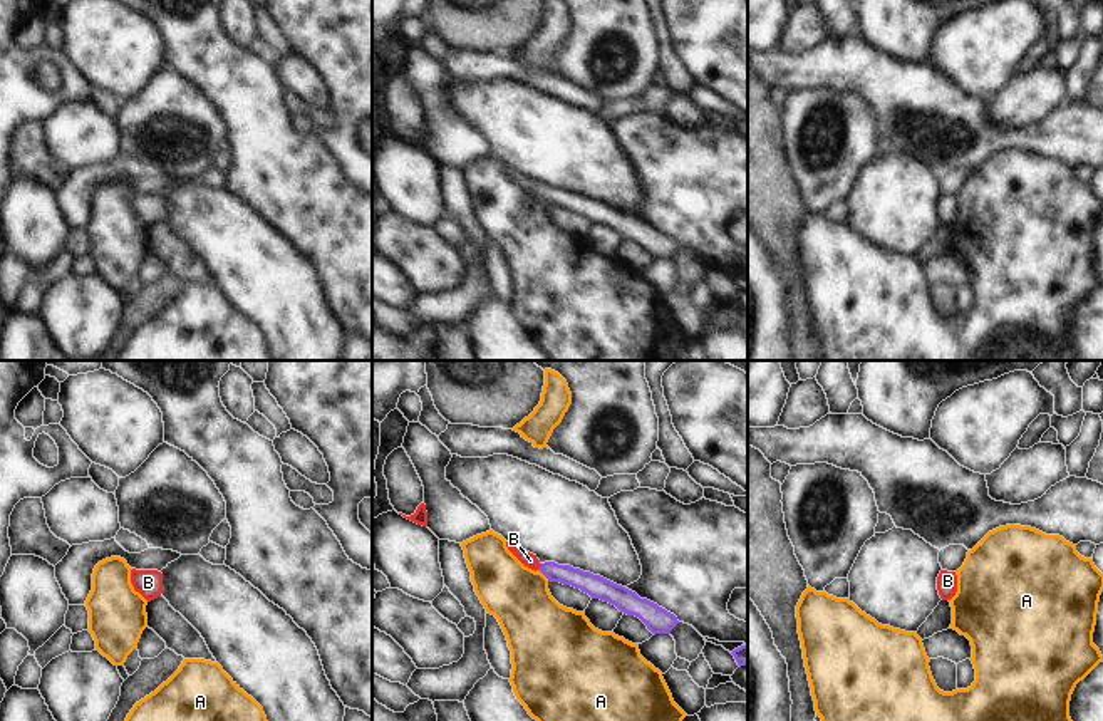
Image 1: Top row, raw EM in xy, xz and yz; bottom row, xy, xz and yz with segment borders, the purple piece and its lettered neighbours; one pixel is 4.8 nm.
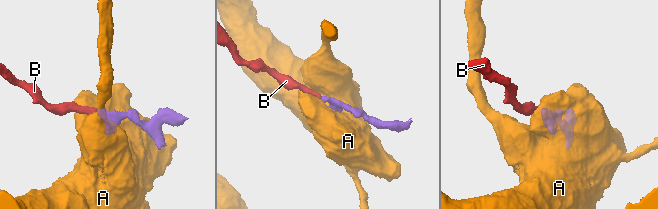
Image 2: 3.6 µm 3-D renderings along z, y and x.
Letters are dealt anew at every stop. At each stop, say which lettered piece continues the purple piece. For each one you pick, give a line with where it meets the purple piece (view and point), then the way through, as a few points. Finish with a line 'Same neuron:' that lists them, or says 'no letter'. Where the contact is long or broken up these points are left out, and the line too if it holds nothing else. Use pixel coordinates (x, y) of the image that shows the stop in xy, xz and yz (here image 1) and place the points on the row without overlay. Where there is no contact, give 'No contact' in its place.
B: Touches purple at xz (540, 191). Path across: xz (587, 207), (540, 191), (530, 185)
Same neuron: B.

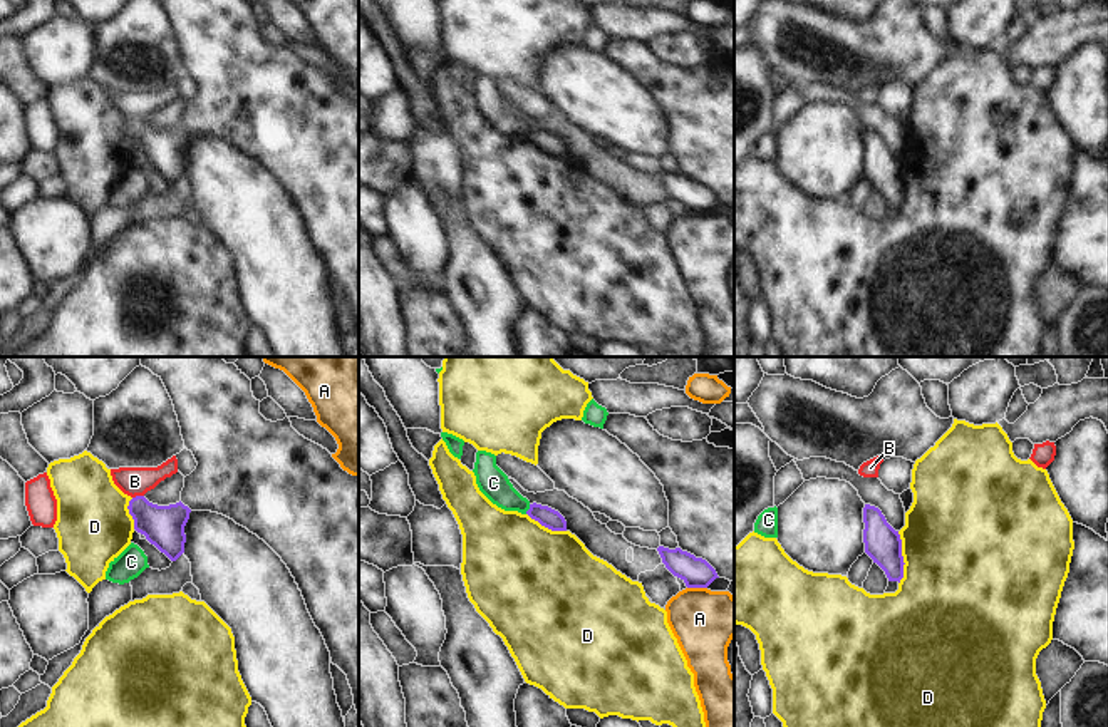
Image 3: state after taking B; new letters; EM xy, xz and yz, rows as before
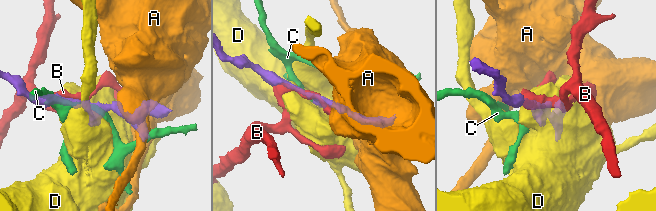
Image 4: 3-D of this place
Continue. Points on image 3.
Same neuron: no letter.

